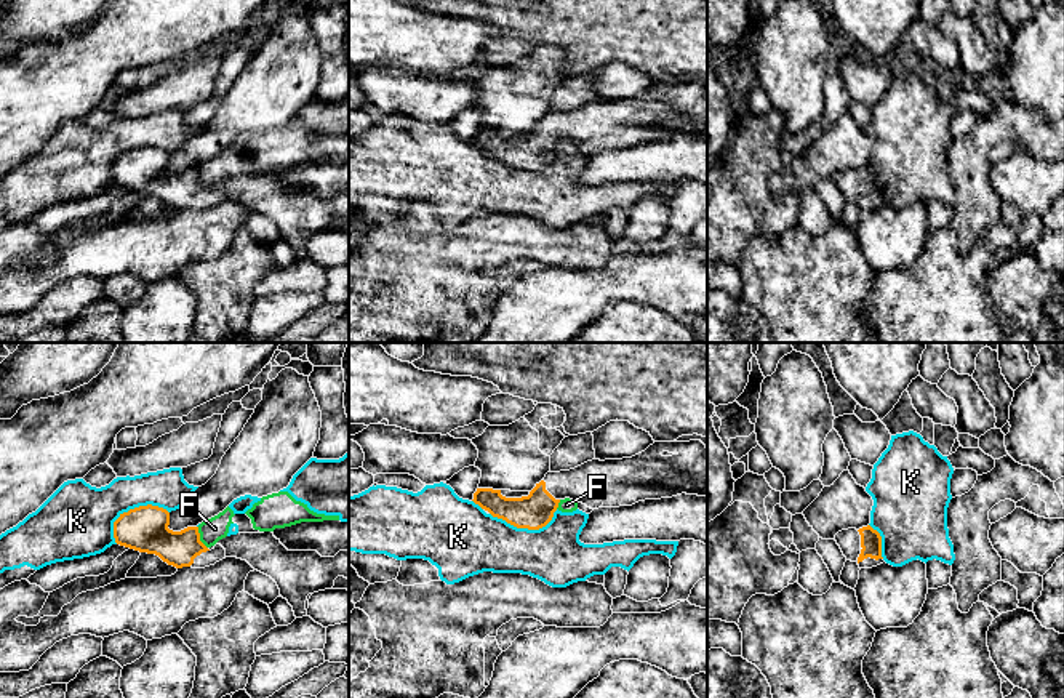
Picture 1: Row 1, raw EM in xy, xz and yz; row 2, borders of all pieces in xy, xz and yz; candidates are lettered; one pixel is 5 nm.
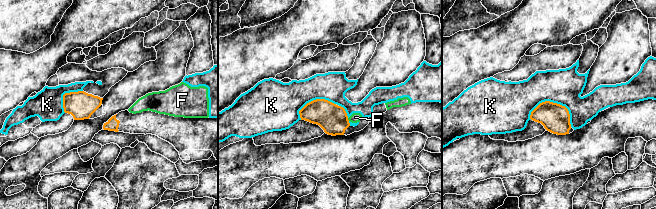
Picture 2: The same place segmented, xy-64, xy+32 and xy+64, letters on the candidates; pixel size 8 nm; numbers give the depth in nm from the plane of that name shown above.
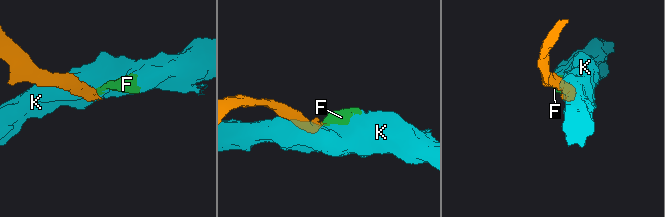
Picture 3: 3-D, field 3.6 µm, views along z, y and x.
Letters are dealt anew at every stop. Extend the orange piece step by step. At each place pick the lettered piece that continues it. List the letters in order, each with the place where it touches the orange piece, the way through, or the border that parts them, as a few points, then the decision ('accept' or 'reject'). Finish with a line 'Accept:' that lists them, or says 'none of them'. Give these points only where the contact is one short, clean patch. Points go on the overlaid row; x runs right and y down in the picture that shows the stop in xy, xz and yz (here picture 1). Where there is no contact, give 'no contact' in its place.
F: xy (199, 538) | along xy (197, 527), (199, 538), (207, 548) | reject
K: xy (132, 509) | reject
Accept: none of them

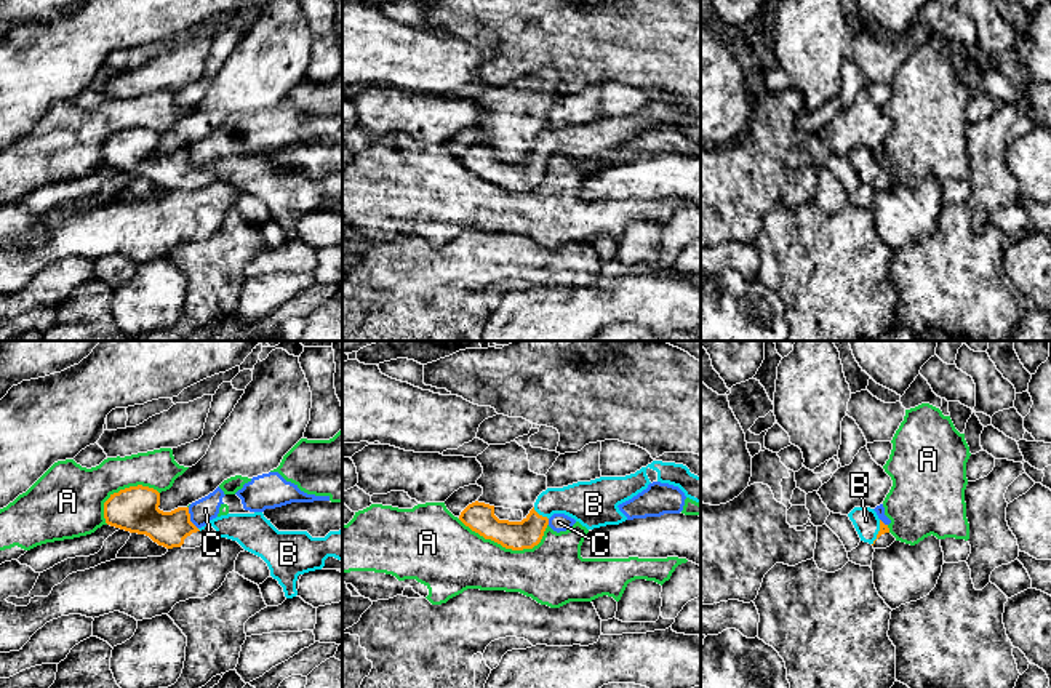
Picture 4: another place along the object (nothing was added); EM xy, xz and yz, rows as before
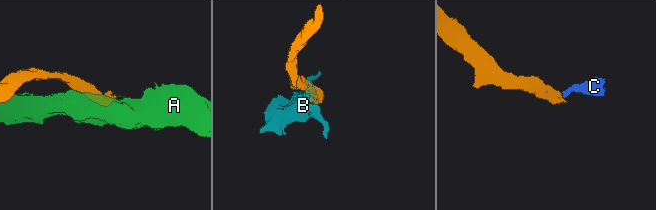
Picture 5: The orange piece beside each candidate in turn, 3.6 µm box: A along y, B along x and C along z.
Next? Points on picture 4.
A: xz (506, 548) | reject
B: xz (541, 516) | across xz (522, 535), (541, 516), (554, 503), (589, 503) | accept
C: xy (189, 519) | along xy (187, 508), (189, 519), (197, 528) | reject
Accept: B

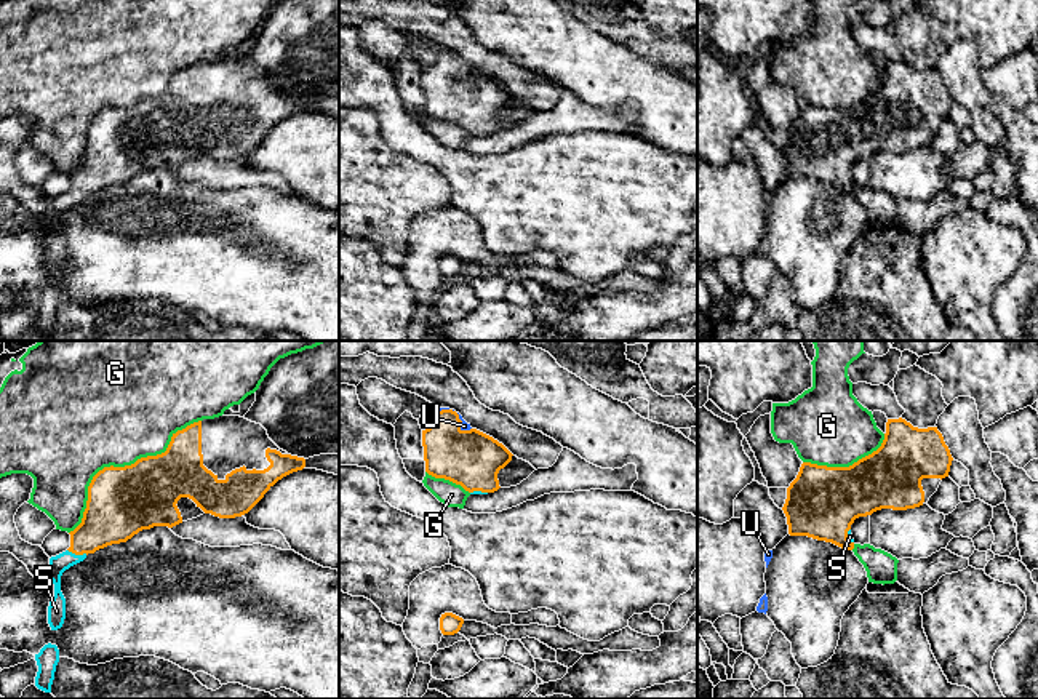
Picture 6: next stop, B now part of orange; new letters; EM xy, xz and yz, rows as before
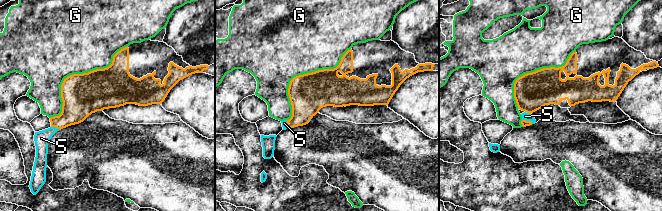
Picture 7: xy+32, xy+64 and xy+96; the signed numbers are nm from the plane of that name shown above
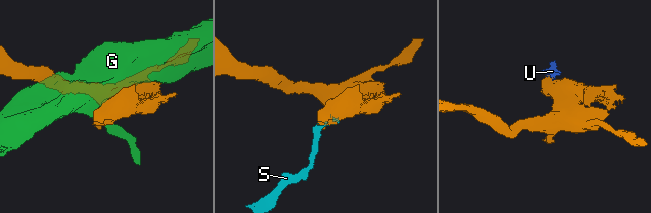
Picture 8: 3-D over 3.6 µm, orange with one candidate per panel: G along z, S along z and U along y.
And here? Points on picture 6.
G: xy (122, 467) | reject
S: xy (77, 554) | across xy (111, 517), (77, 554), (59, 563) | accept
U: xz (461, 424) | across xz (469, 458), (461, 450), (461, 424), (464, 426) | accept
Accept: S, U

